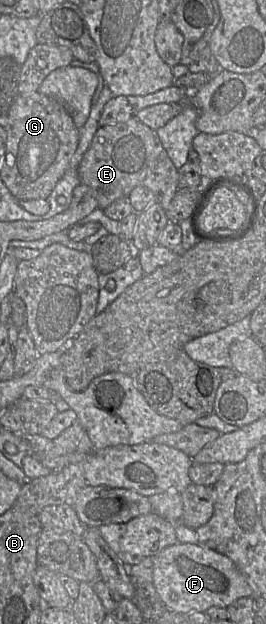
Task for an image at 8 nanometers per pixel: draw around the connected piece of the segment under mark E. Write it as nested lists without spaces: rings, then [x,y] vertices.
[[[135,116],[126,122],[98,127],[79,164],[78,175],[81,183],[91,189],[102,210],[119,198],[128,197],[133,188],[145,186],[166,211],[178,190],[178,169],[168,157],[156,131]]]

